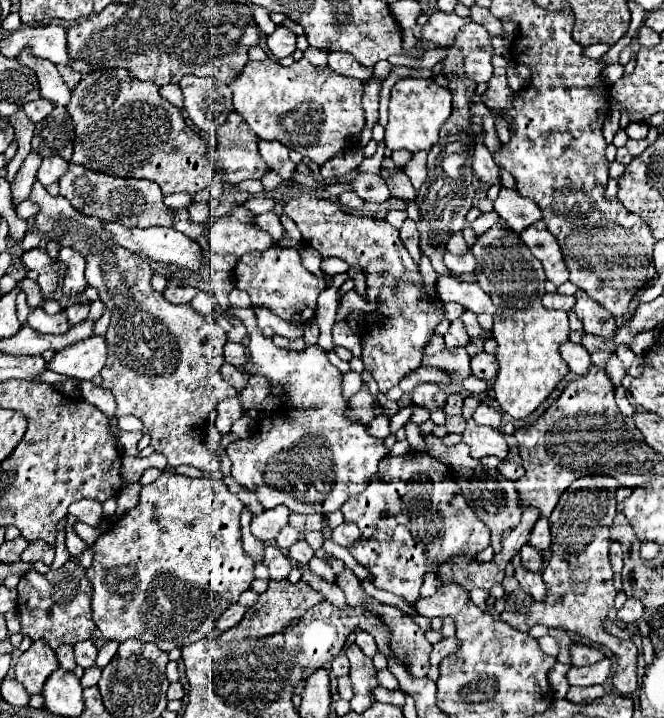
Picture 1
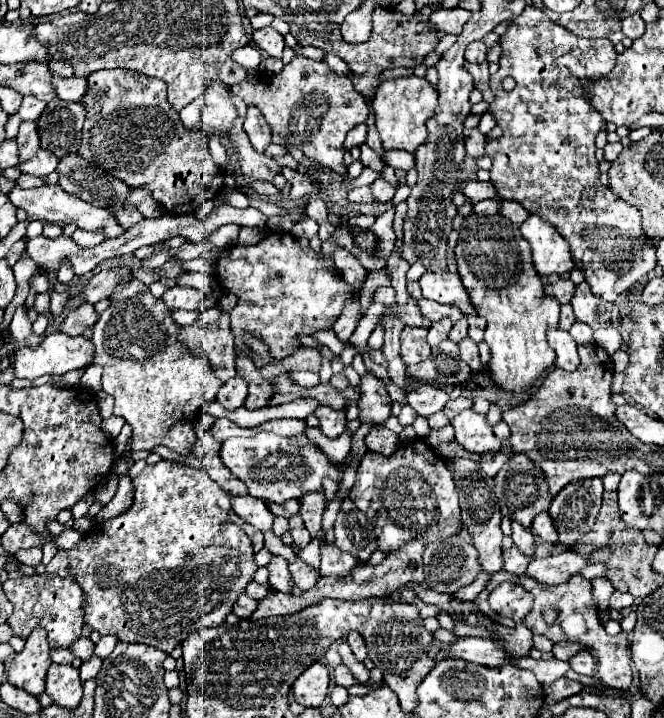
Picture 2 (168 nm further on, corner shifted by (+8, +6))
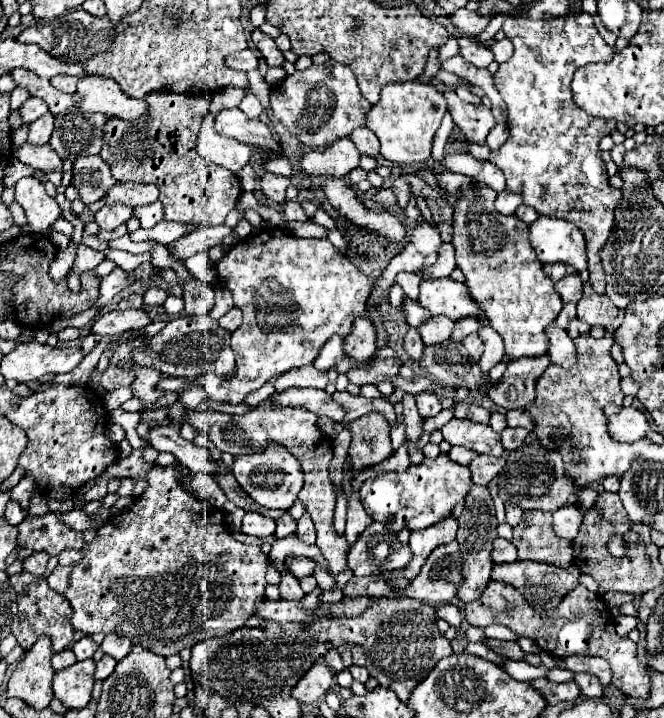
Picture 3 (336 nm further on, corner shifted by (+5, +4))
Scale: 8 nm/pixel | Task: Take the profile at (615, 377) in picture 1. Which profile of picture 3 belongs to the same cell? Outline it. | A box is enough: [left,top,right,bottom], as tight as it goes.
[577,282,617,326]

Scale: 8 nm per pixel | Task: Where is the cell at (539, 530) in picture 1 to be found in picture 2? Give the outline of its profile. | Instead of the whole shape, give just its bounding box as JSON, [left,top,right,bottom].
[532,512,558,544]

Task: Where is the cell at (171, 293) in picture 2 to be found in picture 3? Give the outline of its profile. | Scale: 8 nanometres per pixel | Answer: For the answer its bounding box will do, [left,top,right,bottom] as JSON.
[183,280,215,316]

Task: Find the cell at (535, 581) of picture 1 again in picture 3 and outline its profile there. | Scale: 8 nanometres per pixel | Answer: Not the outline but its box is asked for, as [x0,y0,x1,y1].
[493,538,517,564]

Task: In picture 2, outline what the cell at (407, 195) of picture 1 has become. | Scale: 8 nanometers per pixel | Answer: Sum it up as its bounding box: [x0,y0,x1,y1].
[360,144,382,172]

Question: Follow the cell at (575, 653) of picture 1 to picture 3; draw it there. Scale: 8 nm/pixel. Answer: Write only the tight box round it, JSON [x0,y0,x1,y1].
[575,672,603,698]

